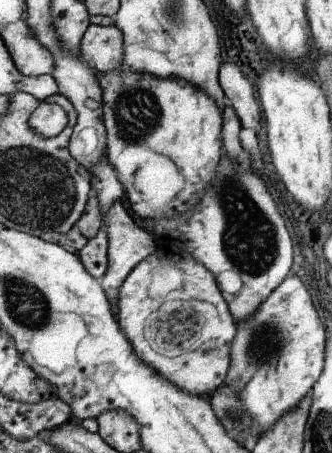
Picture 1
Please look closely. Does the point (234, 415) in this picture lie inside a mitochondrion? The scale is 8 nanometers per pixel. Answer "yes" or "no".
yes

